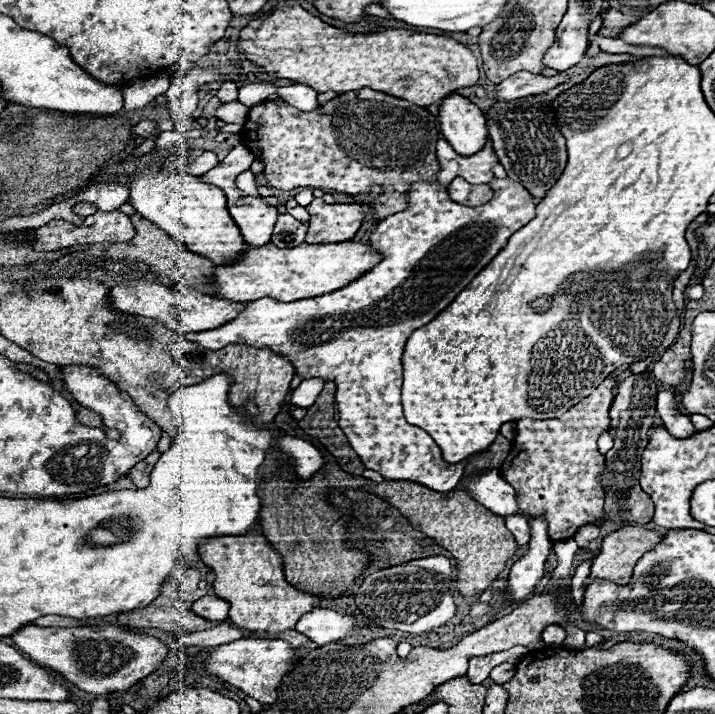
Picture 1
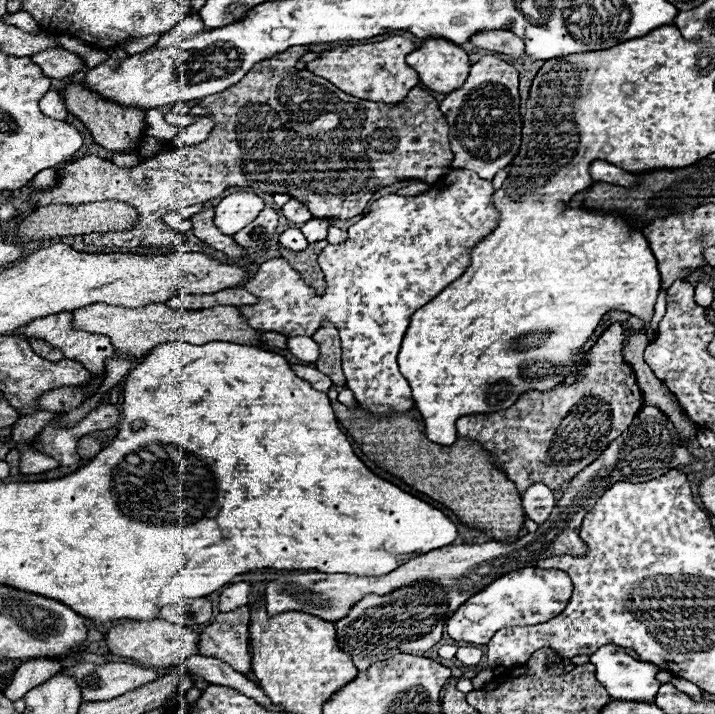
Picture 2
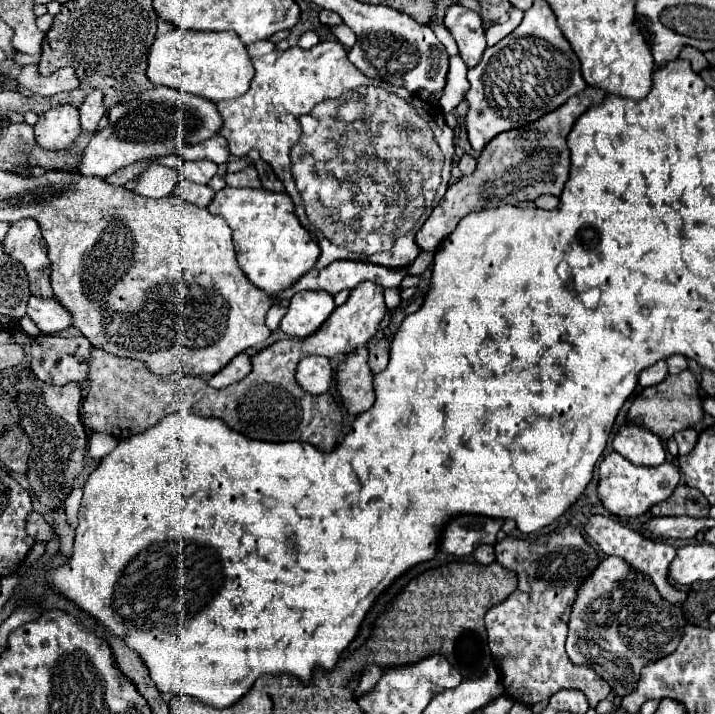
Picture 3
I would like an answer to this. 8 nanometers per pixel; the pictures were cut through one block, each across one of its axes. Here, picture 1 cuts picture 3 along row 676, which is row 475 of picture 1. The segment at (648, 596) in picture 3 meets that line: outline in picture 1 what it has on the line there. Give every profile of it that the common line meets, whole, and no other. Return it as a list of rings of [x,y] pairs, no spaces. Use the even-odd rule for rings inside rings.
[[[644,372],[644,374],[632,374],[626,380],[618,384],[618,392],[614,396],[614,402],[610,406],[610,436],[614,438],[612,450],[604,456],[606,458],[606,470],[602,472],[602,482],[606,486],[606,502],[604,502],[604,512],[608,516],[606,526],[610,524],[620,524],[620,522],[634,522],[634,524],[648,524],[654,516],[654,504],[650,496],[640,488],[638,478],[640,478],[640,456],[642,450],[648,444],[650,430],[656,424],[662,424],[658,412],[656,412],[656,396],[658,396],[658,384],[654,378]]]

